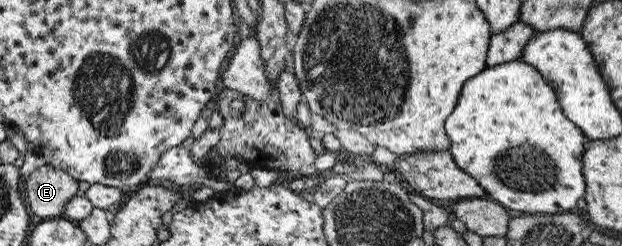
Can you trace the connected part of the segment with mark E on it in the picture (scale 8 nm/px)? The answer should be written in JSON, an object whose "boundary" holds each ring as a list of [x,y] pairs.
{"boundary":[[[47,163],[24,178],[24,196],[30,212],[45,218],[62,218],[64,206],[78,192],[77,180]]]}

